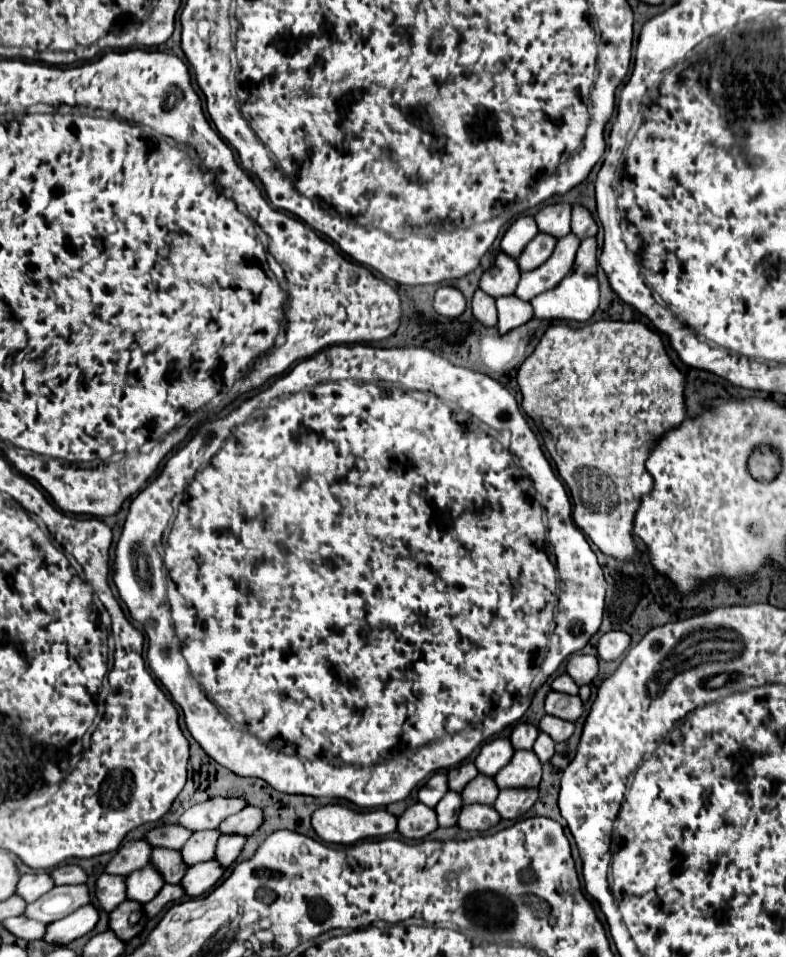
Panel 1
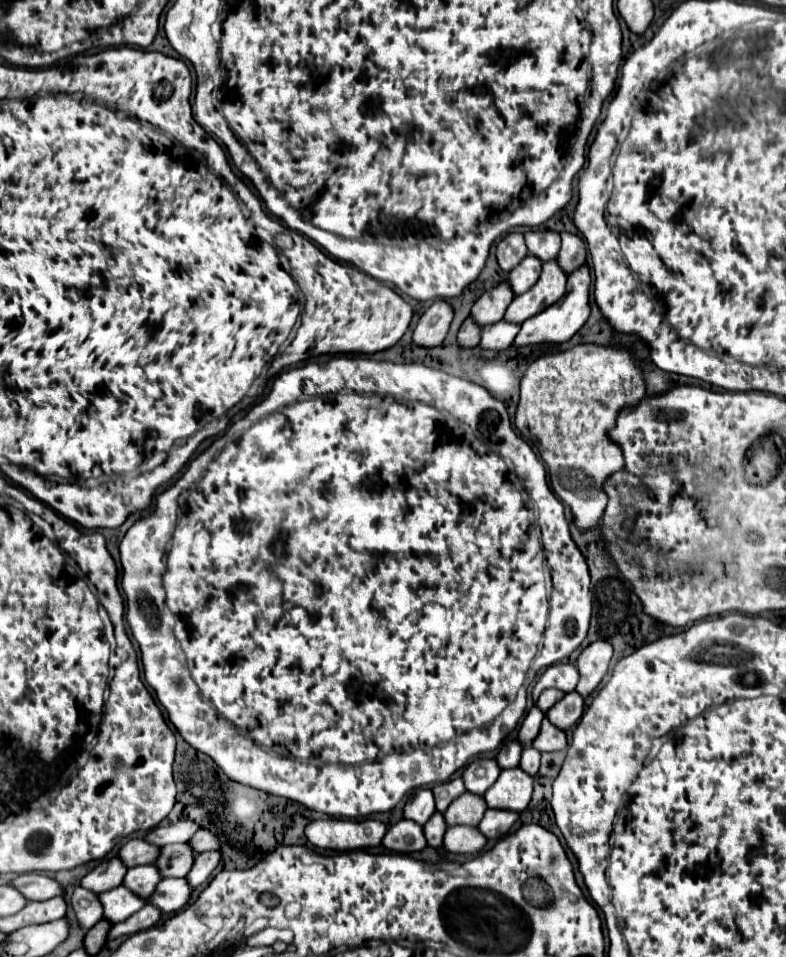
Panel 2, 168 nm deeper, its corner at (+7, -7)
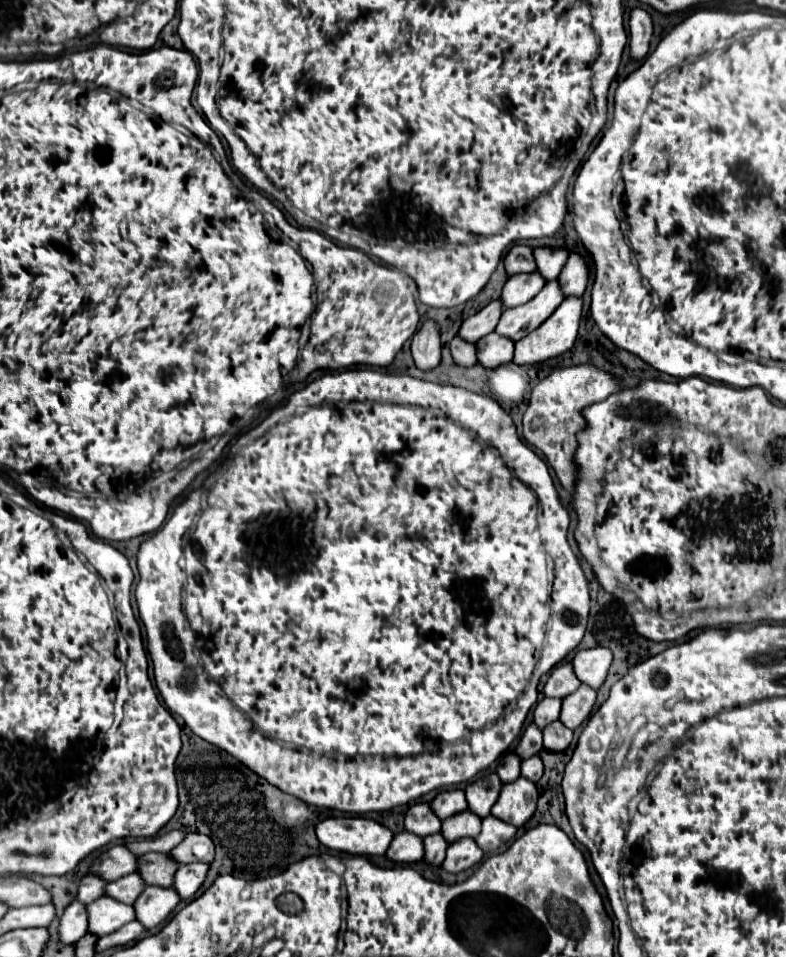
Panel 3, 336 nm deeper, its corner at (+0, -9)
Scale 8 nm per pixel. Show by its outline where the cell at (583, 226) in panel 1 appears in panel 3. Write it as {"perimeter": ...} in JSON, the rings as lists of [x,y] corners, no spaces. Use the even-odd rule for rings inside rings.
{"perimeter":[[[570,252],[568,262],[564,264],[564,268],[558,276],[558,282],[562,284],[562,290],[566,292],[566,296],[584,294],[584,290],[588,286],[588,278],[590,278],[590,268],[588,268],[584,256],[578,252]]]}

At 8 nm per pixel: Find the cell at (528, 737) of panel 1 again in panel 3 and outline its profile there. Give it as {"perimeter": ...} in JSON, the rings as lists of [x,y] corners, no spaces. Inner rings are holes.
{"perimeter":[[[508,752],[502,760],[500,760],[500,764],[498,764],[498,768],[496,768],[496,774],[500,776],[500,780],[504,782],[504,784],[508,784],[508,782],[514,782],[518,776],[520,776],[520,758],[514,754],[514,752]]]}

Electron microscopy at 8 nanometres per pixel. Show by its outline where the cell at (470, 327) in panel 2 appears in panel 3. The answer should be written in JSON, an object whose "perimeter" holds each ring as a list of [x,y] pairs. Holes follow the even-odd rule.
{"perimeter":[[[456,336],[452,342],[450,342],[450,350],[452,350],[452,358],[456,364],[462,364],[462,366],[470,366],[470,364],[476,364],[476,344],[472,342],[466,342],[464,338]]]}

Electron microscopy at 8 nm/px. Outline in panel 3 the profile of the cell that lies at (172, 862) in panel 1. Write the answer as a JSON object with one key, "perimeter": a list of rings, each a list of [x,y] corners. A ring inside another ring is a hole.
{"perimeter":[[[134,872],[130,876],[122,876],[116,882],[110,882],[106,886],[106,894],[124,904],[134,904],[144,888],[146,888],[146,882],[142,880],[142,876],[138,876],[138,872]]]}

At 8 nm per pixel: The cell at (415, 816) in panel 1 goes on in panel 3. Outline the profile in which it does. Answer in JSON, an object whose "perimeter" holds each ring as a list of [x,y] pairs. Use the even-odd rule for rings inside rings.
{"perimeter":[[[400,832],[394,836],[386,856],[394,862],[418,862],[424,858],[424,842],[412,832]]]}

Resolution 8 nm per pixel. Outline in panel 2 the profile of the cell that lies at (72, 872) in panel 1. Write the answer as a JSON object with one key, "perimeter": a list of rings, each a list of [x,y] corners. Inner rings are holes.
{"perimeter":[[[19,874],[11,880],[11,886],[17,888],[27,900],[49,900],[61,896],[61,886],[45,874]]]}

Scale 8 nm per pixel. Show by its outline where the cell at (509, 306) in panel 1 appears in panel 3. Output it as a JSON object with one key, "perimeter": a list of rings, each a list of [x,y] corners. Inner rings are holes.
{"perimeter":[[[496,332],[478,340],[476,348],[478,348],[478,362],[486,368],[496,368],[500,364],[506,364],[512,360],[514,354],[514,342]]]}

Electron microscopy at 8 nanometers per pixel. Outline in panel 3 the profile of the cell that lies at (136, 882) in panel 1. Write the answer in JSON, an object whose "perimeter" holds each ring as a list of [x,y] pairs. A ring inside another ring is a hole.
{"perimeter":[[[102,896],[86,906],[88,910],[88,932],[96,936],[106,936],[122,928],[124,924],[136,920],[134,906],[122,904],[118,900],[112,900],[110,896]]]}

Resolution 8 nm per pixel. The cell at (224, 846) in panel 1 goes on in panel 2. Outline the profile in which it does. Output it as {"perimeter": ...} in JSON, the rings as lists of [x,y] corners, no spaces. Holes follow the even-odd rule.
{"perimeter":[[[203,852],[203,854],[195,854],[195,862],[191,872],[187,874],[187,882],[191,888],[197,888],[199,884],[203,884],[209,874],[215,870],[215,866],[219,864],[221,854],[219,852]]]}

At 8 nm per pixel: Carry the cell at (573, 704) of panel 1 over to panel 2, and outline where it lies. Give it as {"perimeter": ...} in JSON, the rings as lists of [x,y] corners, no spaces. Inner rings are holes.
{"perimeter":[[[569,692],[563,696],[563,700],[559,700],[559,704],[555,704],[547,712],[547,720],[551,724],[555,724],[559,730],[569,730],[581,718],[583,704],[585,704],[585,700],[579,692]]]}

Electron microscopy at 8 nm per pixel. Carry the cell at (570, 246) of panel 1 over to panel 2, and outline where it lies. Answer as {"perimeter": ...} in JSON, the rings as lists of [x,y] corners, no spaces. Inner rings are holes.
{"perimeter":[[[545,262],[537,284],[525,294],[513,298],[503,320],[511,324],[523,324],[527,318],[543,312],[547,306],[551,306],[565,294],[565,282],[567,282],[567,274],[563,274],[559,264]]]}

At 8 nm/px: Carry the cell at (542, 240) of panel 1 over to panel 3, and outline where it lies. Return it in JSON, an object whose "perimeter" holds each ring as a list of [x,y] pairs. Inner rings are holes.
{"perimeter":[[[538,272],[512,276],[502,290],[504,308],[514,308],[514,306],[526,304],[544,288],[544,284],[546,284],[546,278],[542,278]]]}

